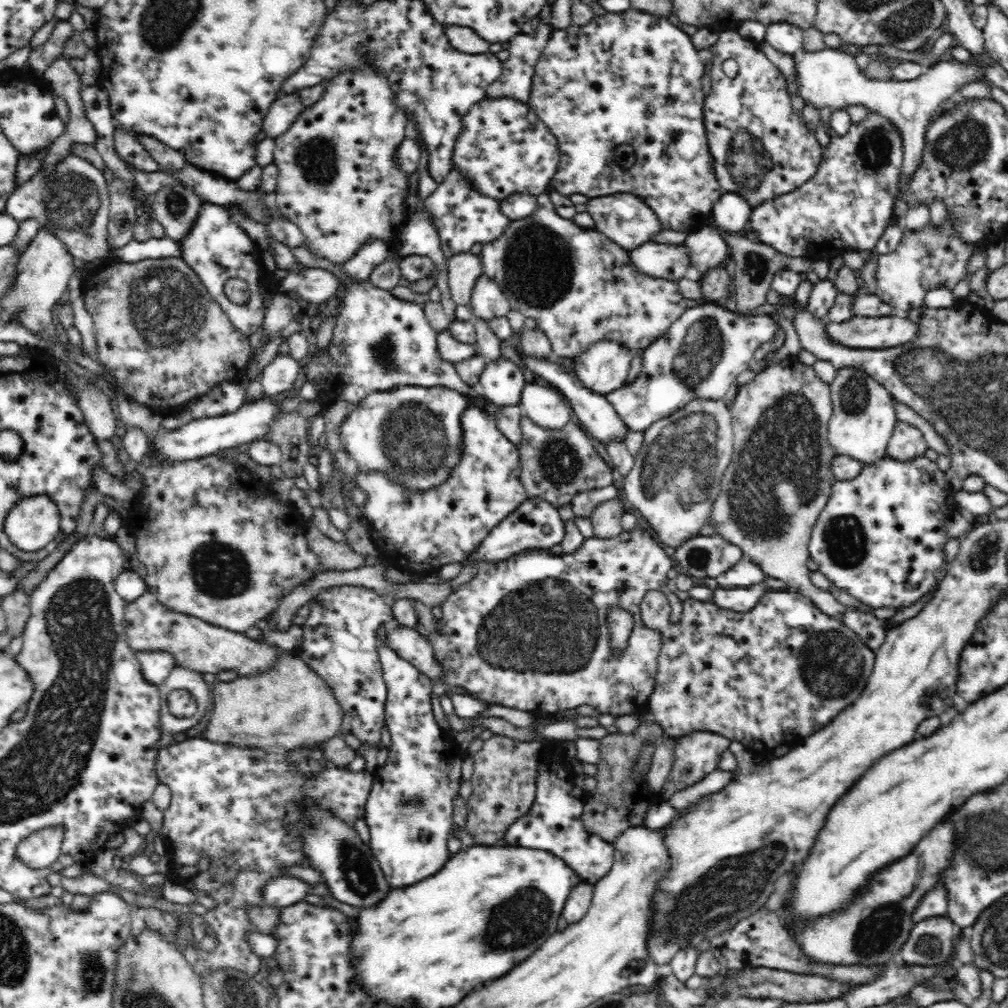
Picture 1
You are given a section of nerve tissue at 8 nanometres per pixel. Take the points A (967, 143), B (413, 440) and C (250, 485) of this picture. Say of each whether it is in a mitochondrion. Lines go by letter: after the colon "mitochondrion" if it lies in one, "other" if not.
A: mitochondrion
B: mitochondrion
C: other

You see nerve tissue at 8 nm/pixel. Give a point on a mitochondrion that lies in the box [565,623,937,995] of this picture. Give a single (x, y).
(732, 890)

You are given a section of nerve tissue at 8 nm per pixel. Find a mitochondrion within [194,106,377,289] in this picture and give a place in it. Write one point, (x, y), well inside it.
(317, 161)

